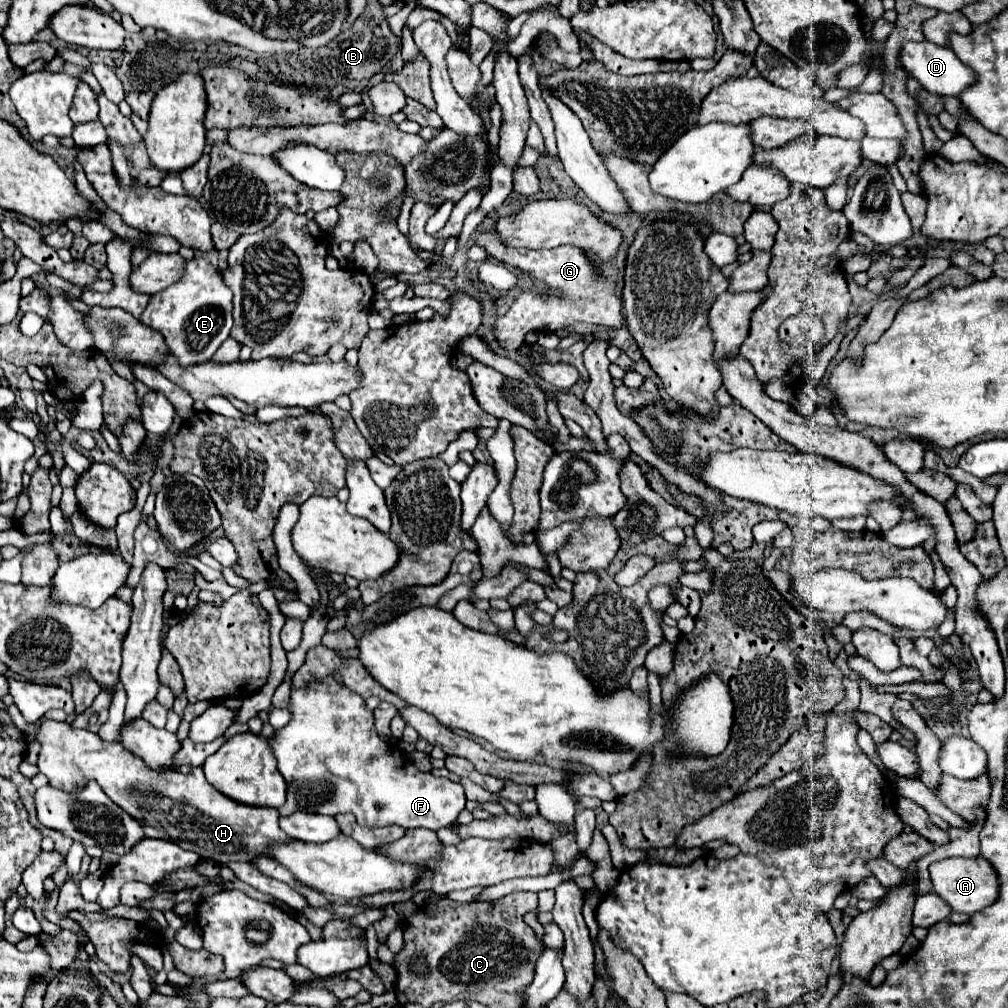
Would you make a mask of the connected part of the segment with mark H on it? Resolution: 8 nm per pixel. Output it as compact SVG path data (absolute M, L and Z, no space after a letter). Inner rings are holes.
M42 721L42 727L36 735L24 735L26 743L40 741L40 757L38 767L40 773L44 773L50 779L50 785L56 789L78 789L78 785L84 785L86 781L98 781L102 791L120 805L126 813L130 813L134 819L138 819L144 827L146 837L152 839L164 839L174 841L182 849L198 853L202 859L212 859L216 863L230 863L230 861L246 861L252 863L260 855L270 855L268 847L274 843L290 843L292 837L286 837L278 825L278 811L270 807L250 807L236 803L228 799L226 795L218 793L204 777L204 771L200 767L194 767L188 775L182 775L180 771L170 773L158 773L146 767L146 763L140 757L134 757L134 753L126 751L118 743L104 743L96 733L90 733L86 729L72 729L70 723L58 723L58 721Z

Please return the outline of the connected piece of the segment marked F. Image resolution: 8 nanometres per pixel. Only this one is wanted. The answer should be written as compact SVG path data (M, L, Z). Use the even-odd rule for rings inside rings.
M332 677L322 681L308 683L306 687L292 689L289 709L292 713L290 723L274 733L270 743L272 753L278 761L278 771L282 773L288 785L286 803L278 809L282 815L290 815L296 811L320 813L320 815L340 815L352 813L362 827L388 827L400 825L404 829L426 827L438 831L456 823L458 813L466 807L464 787L460 783L452 783L446 777L434 777L432 773L424 773L416 769L414 763L406 761L406 757L396 749L382 741L374 729L374 715L366 709L366 701L350 691L348 687L340 685ZM300 783L322 785L328 789L300 789Z

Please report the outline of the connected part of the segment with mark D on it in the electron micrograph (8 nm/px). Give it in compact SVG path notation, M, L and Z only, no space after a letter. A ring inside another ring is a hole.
M930 41L906 43L902 53L900 53L900 63L908 71L908 75L912 75L920 81L920 85L924 89L928 89L930 93L936 93L940 97L946 97L946 95L958 97L958 93L962 93L962 89L970 87L972 81L976 79L972 75L972 69L966 67L962 61L958 61L956 53L950 47L940 47L940 45L934 45Z

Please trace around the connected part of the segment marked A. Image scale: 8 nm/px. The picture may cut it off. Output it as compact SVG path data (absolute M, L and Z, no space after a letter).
M950 857L936 861L930 865L930 877L934 893L948 901L952 911L958 913L978 913L998 899L998 873L994 873L994 867L984 857Z

